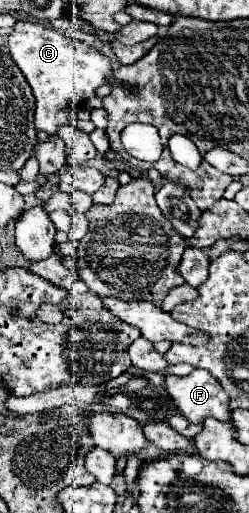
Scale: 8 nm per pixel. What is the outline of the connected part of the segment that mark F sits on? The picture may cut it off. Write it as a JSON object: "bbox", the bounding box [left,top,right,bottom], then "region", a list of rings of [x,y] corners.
{"bbox":[166,370,230,424],"region":[[[194,370],[188,376],[166,376],[166,390],[182,416],[200,424],[206,418],[230,422],[230,396],[210,372]]]}

